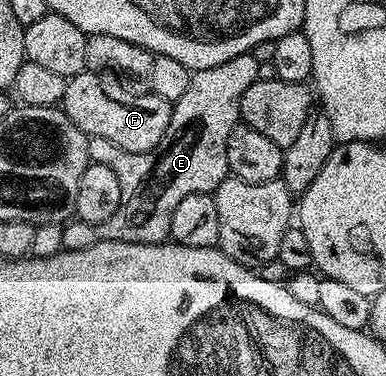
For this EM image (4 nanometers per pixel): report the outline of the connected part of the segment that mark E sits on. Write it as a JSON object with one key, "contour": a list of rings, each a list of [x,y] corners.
{"contour":[[[251,52],[241,53],[216,67],[191,72],[188,91],[173,102],[170,126],[166,134],[152,147],[152,151],[133,153],[108,143],[108,139],[92,137],[88,140],[91,162],[112,167],[120,179],[120,207],[116,215],[99,225],[66,223],[63,249],[83,249],[105,241],[119,241],[133,245],[161,245],[170,236],[172,211],[184,195],[213,194],[230,173],[228,167],[228,135],[239,124],[240,99],[254,81],[259,80],[258,62]]]}

